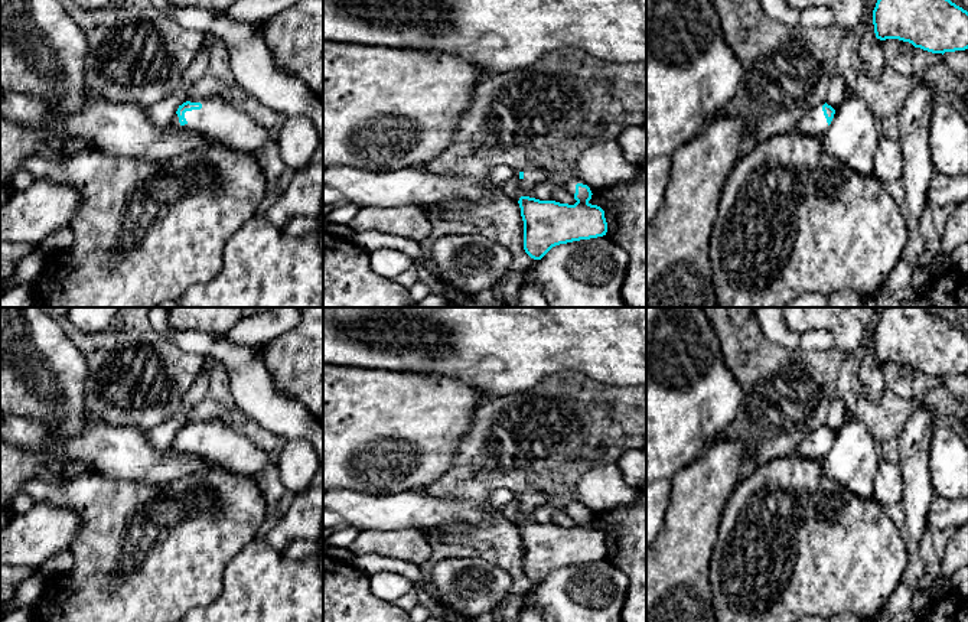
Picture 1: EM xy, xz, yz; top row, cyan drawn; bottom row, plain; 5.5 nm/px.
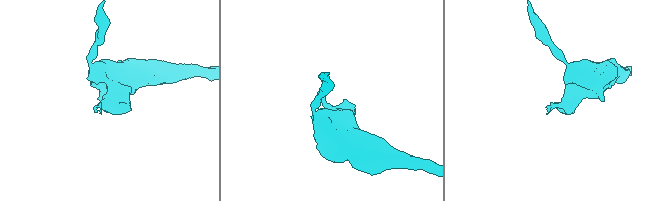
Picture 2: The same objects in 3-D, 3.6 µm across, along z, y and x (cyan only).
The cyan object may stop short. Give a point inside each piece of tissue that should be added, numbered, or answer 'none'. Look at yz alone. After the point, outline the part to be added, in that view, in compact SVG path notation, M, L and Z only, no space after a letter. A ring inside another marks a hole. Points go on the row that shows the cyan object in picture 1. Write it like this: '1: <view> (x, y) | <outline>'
1: yz (812, 123) | M825 102L805 113L798 121L795 131L822 139L828 128L828 123L822 111L824 104Z

